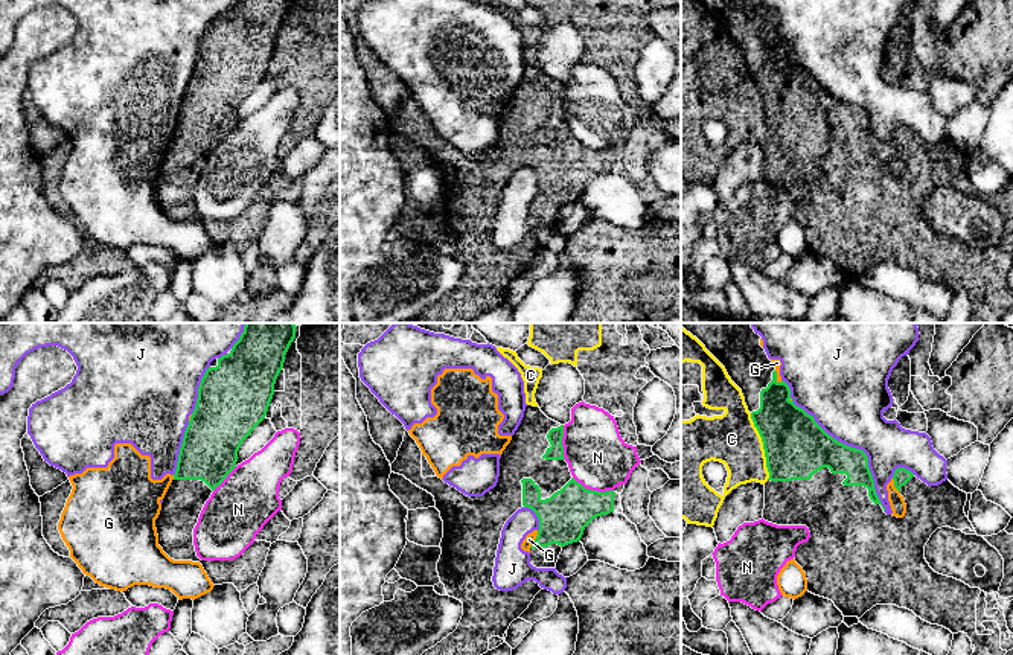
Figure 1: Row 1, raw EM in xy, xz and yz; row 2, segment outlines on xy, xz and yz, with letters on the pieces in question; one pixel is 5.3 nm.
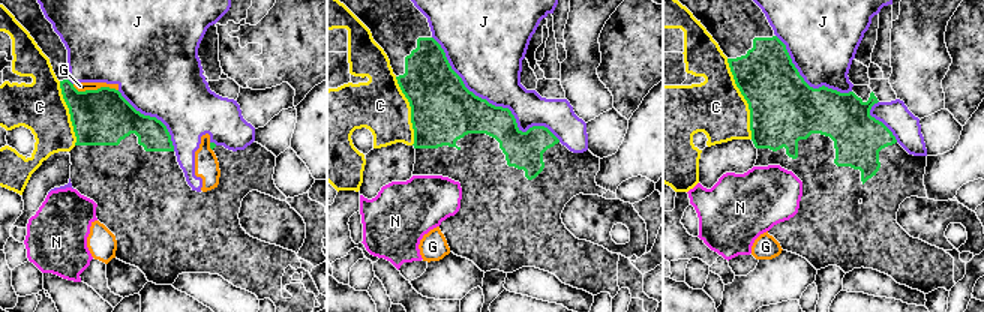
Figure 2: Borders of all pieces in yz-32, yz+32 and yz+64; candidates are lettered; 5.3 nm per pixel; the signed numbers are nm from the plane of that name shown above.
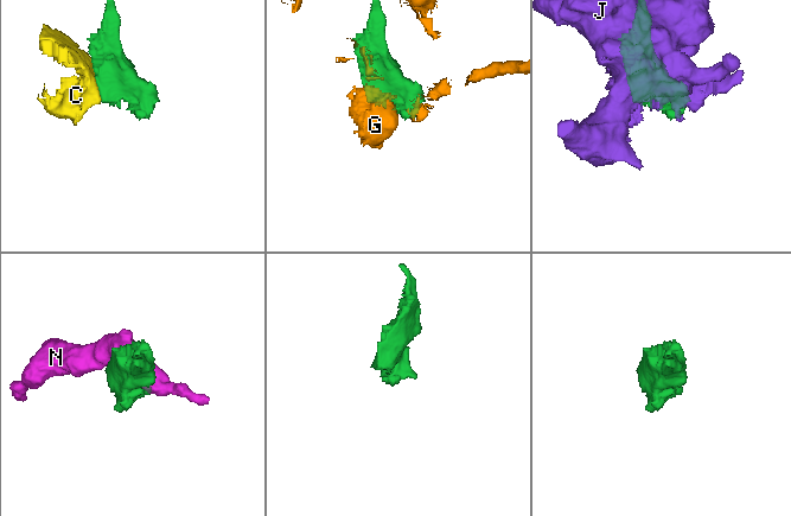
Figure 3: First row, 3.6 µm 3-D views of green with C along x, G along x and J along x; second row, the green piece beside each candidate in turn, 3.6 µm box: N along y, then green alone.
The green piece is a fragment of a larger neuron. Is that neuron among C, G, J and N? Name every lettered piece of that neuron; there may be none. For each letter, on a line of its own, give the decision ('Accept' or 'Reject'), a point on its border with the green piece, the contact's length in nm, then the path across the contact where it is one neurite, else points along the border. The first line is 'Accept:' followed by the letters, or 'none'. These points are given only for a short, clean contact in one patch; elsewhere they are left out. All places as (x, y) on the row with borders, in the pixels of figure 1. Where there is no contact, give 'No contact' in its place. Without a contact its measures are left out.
Accept: none
C: Reject. Touches green at yz (763, 447). Shared border 360 nm
G: Reject. Touches green at xz (535, 539). Shared border 110 nm
J: Reject. Touches green at yz (846, 445). Shared border 900 nm
N: Reject. Touches green at xz (593, 491). Shared border 220 nm

